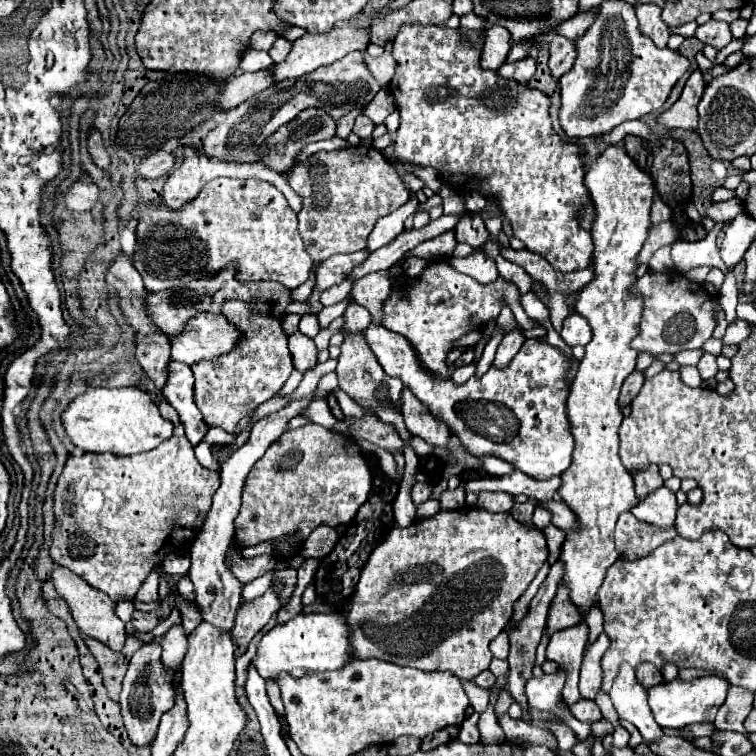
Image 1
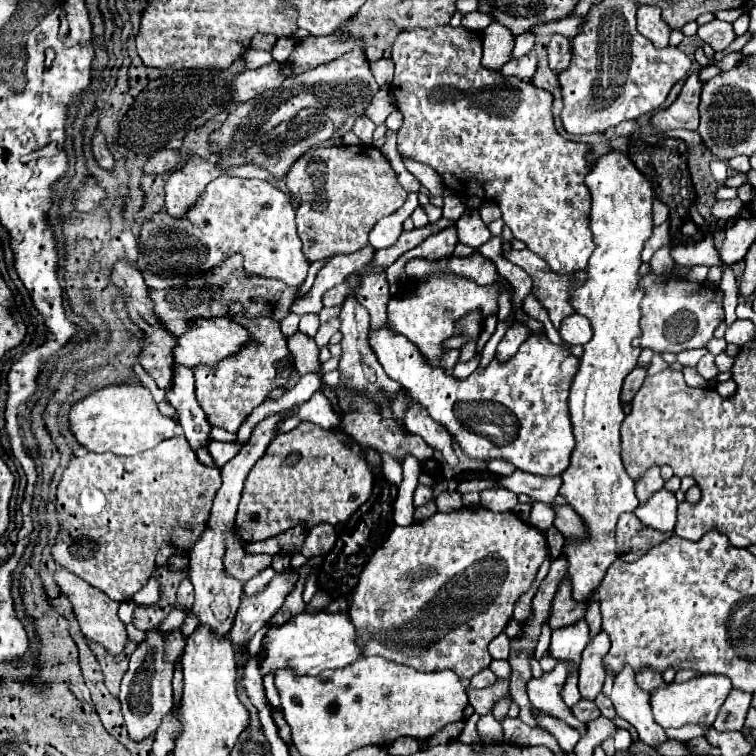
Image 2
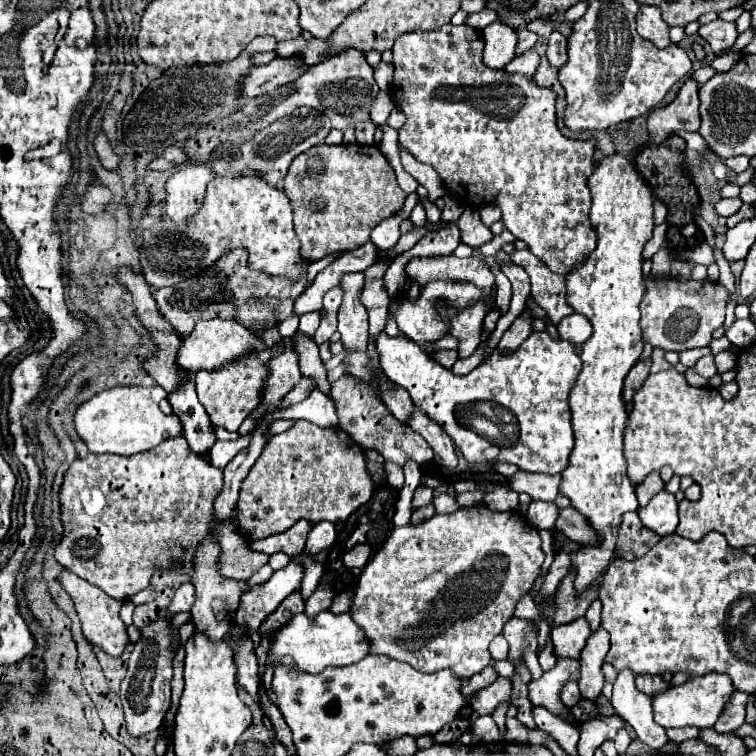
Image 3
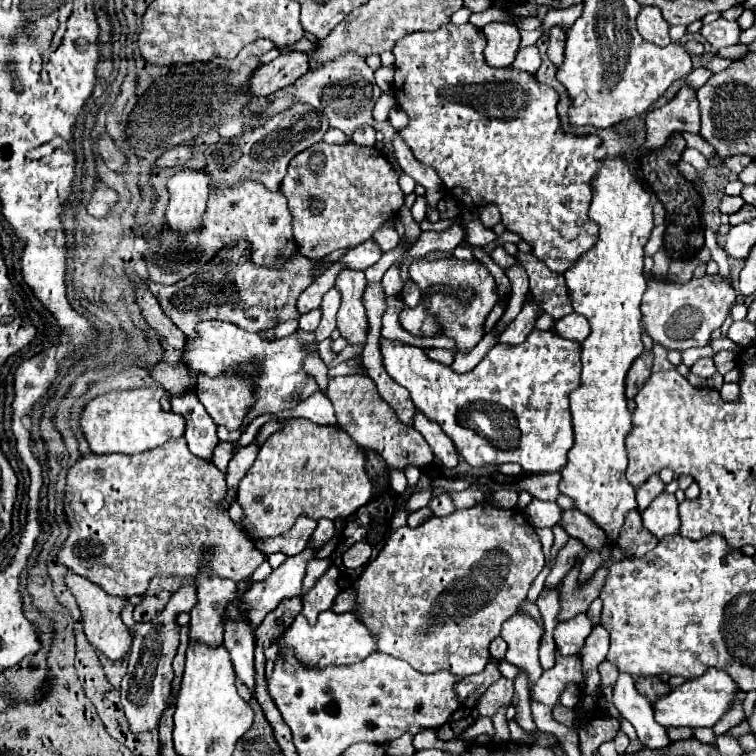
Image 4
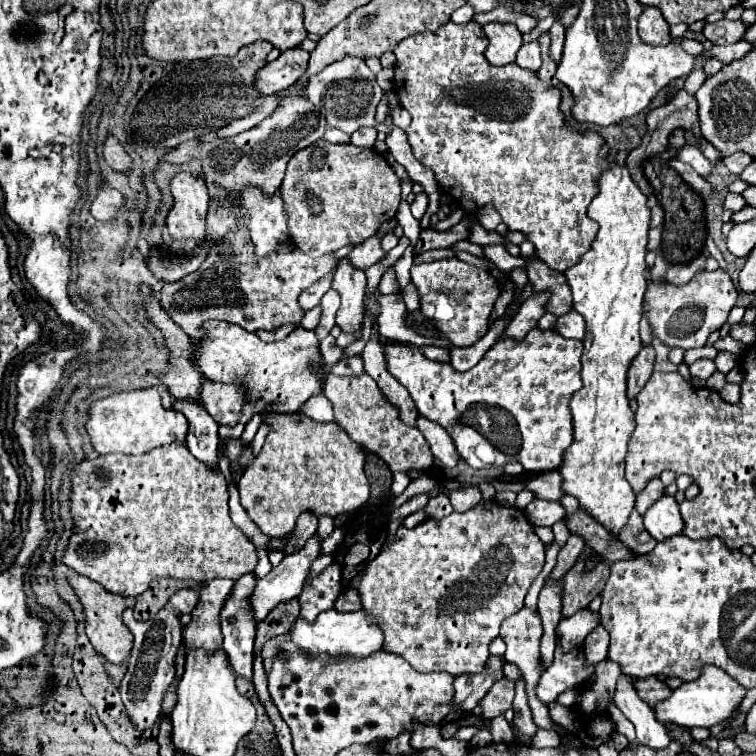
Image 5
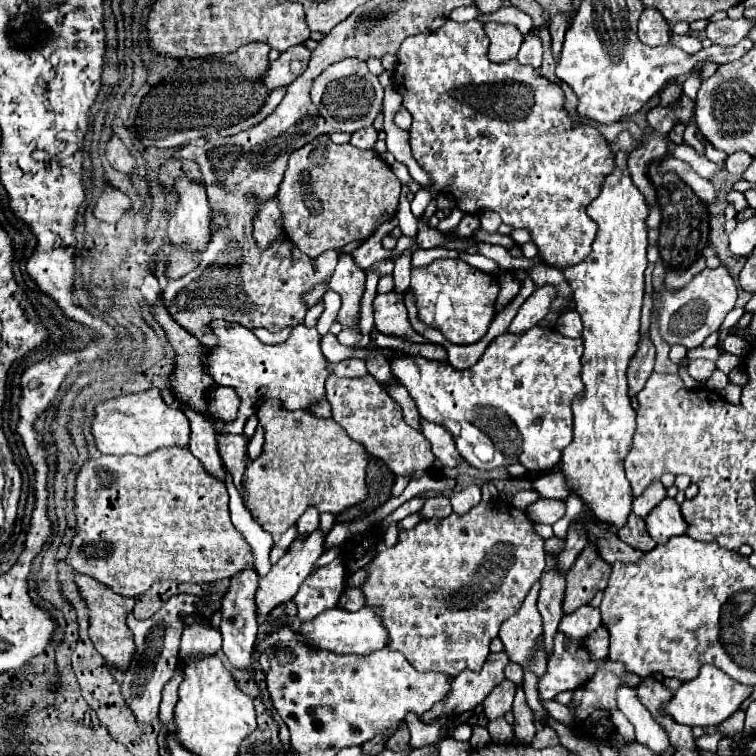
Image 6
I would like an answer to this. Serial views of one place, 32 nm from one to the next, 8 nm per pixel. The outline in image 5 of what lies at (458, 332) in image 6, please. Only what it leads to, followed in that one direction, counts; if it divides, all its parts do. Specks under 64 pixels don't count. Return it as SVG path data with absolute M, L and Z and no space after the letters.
M444 258L414 264L410 268L410 274L412 284L420 292L420 310L454 346L458 348L474 346L488 332L488 318L496 298L500 296L500 286L484 266L474 266L458 258Z

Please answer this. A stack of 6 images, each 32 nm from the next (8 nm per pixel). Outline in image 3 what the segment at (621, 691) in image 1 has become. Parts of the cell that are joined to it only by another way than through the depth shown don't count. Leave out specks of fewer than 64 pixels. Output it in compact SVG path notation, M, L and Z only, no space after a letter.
M622 670L618 674L610 700L616 714L636 730L636 736L644 744L658 750L668 742L666 730L660 728L652 718L652 698L636 688L632 670Z

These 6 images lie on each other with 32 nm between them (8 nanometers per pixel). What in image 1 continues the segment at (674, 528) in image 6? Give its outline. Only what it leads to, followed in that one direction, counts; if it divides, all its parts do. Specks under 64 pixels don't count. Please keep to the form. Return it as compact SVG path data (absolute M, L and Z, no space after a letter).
M660 486L656 492L650 492L644 500L638 500L638 504L630 512L648 524L672 526L676 520L676 510L676 494L666 486Z

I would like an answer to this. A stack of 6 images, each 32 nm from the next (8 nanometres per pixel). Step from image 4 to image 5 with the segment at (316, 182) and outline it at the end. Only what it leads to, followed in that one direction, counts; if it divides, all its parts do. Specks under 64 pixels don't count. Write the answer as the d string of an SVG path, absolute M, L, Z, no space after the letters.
M318 140L316 144L292 156L292 160L288 162L284 182L280 186L280 194L284 196L284 204L288 208L292 242L298 250L312 258L336 252L338 248L348 244L362 244L364 240L374 236L384 222L396 216L398 204L402 200L400 178L376 148L358 148L354 144L338 146L326 140Z

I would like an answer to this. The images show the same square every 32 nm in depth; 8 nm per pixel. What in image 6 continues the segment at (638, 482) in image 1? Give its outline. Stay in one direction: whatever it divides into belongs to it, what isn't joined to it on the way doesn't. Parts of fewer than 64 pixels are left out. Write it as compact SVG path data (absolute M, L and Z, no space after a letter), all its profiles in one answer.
M654 480L638 498L634 498L634 512L638 514L638 516L646 516L662 498L666 498L666 488L662 486L662 482L660 480Z

